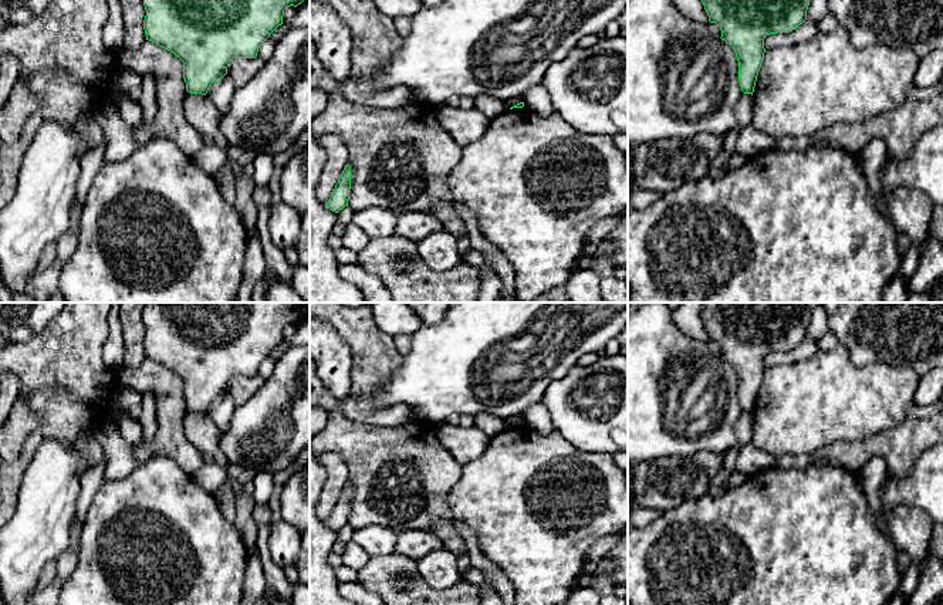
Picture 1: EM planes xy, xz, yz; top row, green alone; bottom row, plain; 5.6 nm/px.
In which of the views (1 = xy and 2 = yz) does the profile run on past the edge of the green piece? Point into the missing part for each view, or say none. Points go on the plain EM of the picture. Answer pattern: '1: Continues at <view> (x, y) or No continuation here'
1: No continuation here
2: No continuation here

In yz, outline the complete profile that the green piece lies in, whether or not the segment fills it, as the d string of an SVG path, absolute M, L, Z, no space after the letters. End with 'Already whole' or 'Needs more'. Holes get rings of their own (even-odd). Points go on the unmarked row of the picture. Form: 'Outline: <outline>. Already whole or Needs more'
Outline: M703 302L700 318L738 379L744 412L754 410L764 356L790 351L807 338L812 311L824 302Z. Already whole

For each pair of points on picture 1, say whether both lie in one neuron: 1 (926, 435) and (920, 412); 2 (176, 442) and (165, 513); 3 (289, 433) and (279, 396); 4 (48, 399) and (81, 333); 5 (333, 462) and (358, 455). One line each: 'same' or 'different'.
1: different
2: different
3: same
4: different
5: different

